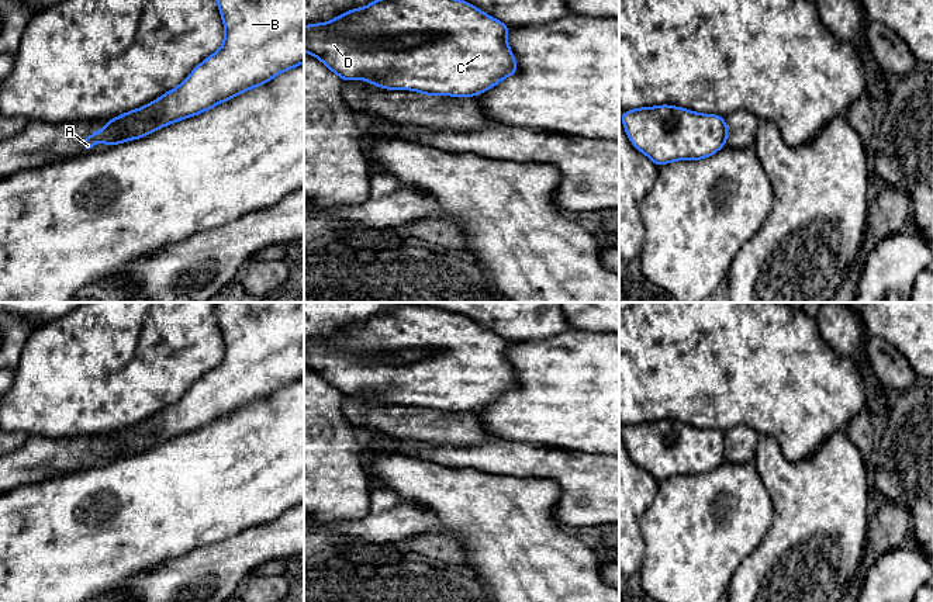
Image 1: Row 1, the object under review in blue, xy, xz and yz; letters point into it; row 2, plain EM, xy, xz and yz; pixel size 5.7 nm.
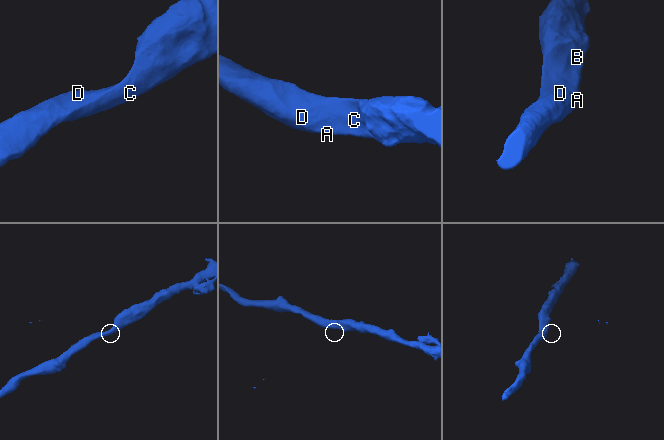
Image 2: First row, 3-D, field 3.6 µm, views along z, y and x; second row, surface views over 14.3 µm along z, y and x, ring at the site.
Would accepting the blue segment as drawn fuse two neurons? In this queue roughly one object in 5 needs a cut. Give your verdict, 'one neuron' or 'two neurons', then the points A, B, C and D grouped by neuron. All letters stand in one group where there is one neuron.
two neurons; A / B C D

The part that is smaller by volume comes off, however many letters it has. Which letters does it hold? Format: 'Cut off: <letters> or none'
Cut off: A

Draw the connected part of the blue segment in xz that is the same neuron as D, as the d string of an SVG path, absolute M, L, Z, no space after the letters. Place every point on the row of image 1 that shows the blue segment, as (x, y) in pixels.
M373 0L328 23L304 25L304 51L343 82L363 79L386 90L477 97L518 73L507 41L511 28L464 0Z

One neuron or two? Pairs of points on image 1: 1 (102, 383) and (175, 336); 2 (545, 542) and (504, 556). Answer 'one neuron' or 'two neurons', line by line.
1: one neuron
2: one neuron

